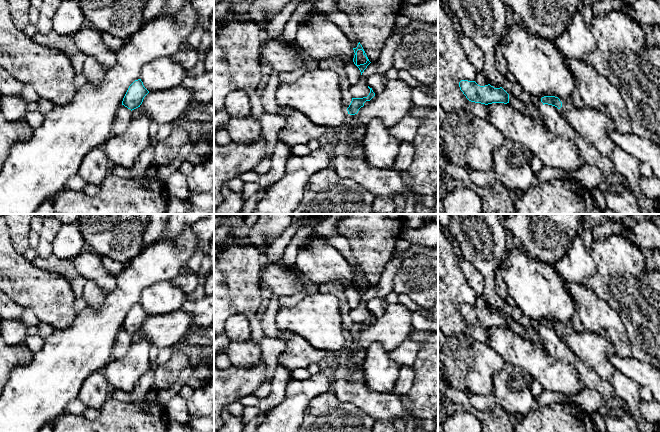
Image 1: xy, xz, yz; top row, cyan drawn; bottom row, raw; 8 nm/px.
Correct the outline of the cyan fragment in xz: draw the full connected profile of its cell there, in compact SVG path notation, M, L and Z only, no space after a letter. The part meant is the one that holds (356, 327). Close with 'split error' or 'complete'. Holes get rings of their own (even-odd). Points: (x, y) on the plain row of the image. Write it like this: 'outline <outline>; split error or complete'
outline M368 310L368 312L370 313L370 317L367 321L352 322L352 325L351 325L349 331L347 332L348 338L350 338L350 339L357 338L359 333L364 330L364 327L366 325L370 325L375 320L375 317L373 316L372 312L370 312L369 310Z; complete

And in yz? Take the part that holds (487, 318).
outline M461 304L459 306L460 314L466 322L475 327L509 327L509 318L502 312L494 312L490 308L485 310L478 309L475 305Z; complete

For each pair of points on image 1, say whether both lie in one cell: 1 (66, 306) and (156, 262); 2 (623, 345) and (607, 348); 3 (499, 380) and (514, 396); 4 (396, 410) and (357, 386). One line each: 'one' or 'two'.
1: two
2: two
3: one
4: one

